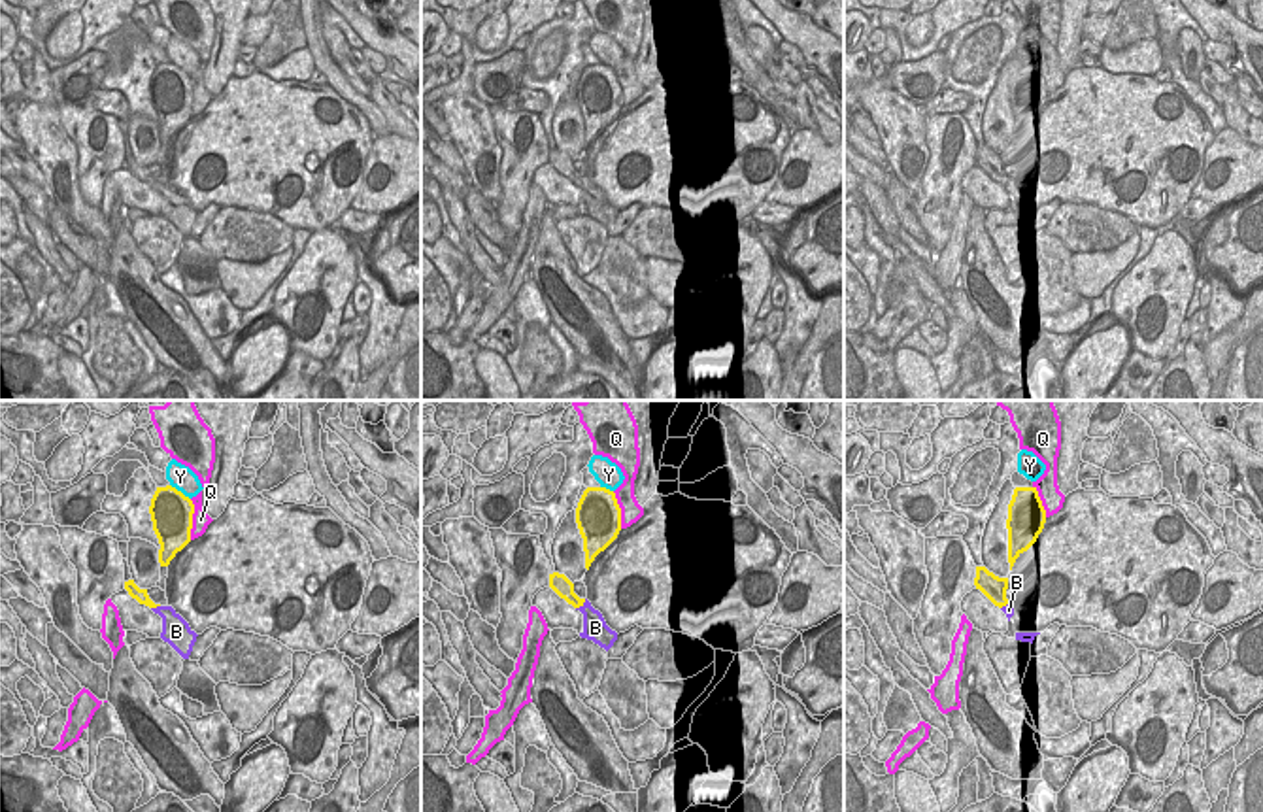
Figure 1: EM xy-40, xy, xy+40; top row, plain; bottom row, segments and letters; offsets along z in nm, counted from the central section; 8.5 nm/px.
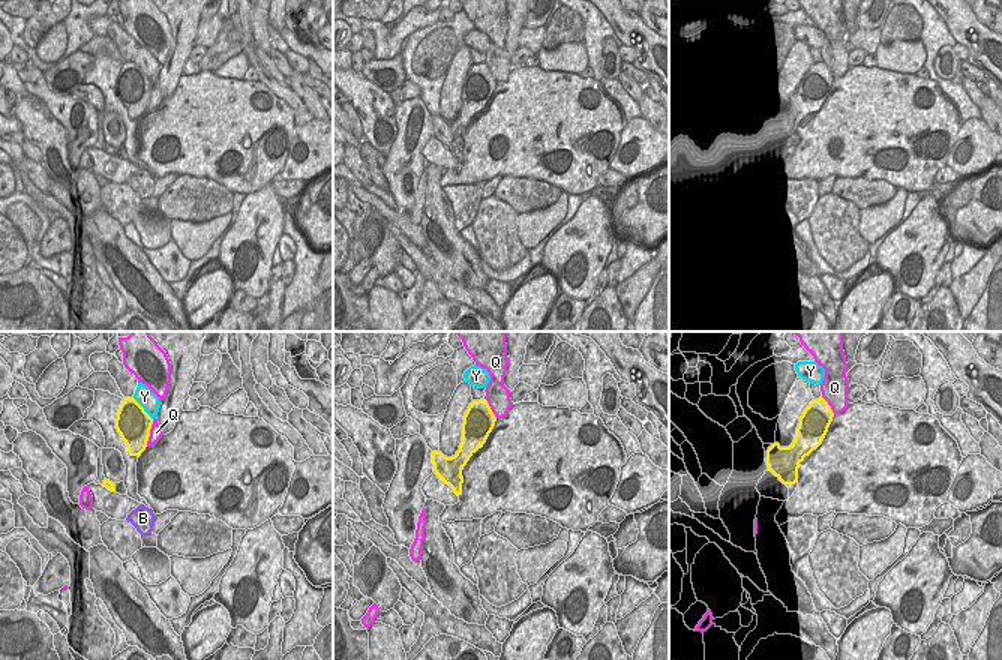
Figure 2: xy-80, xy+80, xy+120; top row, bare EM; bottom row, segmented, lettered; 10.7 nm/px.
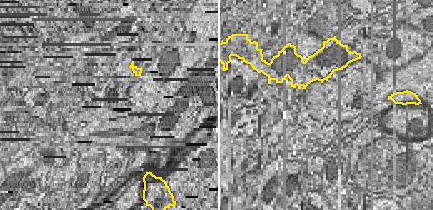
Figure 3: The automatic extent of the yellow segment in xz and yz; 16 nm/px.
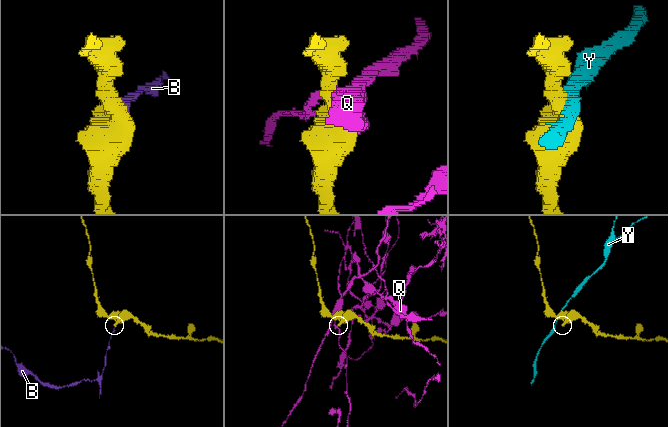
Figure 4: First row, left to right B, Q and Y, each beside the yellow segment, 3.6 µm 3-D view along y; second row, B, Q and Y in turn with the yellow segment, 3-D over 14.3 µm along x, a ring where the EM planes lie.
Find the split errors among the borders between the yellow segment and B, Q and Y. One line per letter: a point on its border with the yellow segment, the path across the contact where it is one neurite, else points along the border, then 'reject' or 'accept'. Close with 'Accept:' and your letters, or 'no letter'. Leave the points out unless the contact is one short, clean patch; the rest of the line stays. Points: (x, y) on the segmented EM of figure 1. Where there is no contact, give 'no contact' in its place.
B: xy (580, 605) | along xy (586, 599), (576, 608) | reject
Q: xy-40 (191, 520) | reject
Y: xy-40 (180, 491) | reject
Accept: no letter

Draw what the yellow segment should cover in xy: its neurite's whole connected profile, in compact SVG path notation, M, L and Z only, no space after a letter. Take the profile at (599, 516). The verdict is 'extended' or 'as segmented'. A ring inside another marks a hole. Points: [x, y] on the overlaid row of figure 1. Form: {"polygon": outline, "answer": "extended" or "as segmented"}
{"polygon": "M587 487L576 508L576 523L583 538L585 568L621 531L621 508L615 493L606 487Z", "answer": "as segmented"}

